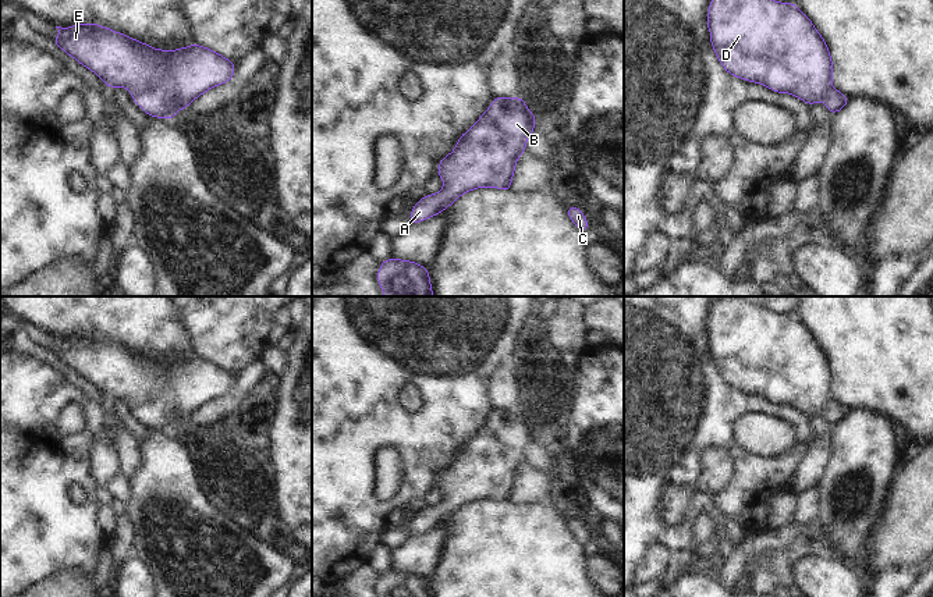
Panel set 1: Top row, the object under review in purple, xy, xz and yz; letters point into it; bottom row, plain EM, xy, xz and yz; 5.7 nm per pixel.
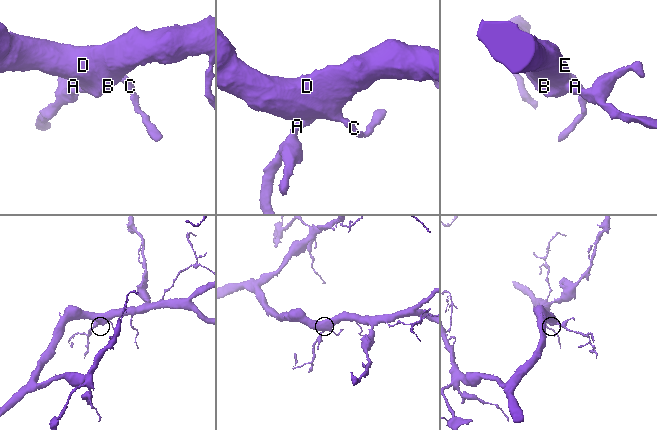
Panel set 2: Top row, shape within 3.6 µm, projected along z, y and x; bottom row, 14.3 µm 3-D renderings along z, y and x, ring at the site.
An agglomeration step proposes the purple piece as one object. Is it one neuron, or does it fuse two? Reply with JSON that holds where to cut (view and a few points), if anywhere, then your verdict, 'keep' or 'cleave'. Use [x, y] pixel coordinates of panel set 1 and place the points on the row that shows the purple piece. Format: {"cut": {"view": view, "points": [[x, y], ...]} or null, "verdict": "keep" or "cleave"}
{"cut": null, "verdict": "keep"}

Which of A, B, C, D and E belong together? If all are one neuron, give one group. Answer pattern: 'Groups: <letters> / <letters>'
Groups: A B C D E

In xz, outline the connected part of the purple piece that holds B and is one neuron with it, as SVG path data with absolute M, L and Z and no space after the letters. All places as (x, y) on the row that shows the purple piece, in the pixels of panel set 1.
M496 96L478 121L460 136L454 150L439 161L437 177L444 181L444 186L437 193L425 195L416 202L409 212L409 224L418 224L426 218L433 218L439 213L443 213L468 191L475 191L478 188L497 188L501 191L510 191L517 161L519 156L526 152L526 139L535 132L535 122L536 117L525 104L522 96L514 99Z

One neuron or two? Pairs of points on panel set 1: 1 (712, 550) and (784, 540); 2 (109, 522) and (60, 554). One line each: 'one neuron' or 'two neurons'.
1: two neurons
2: two neurons

